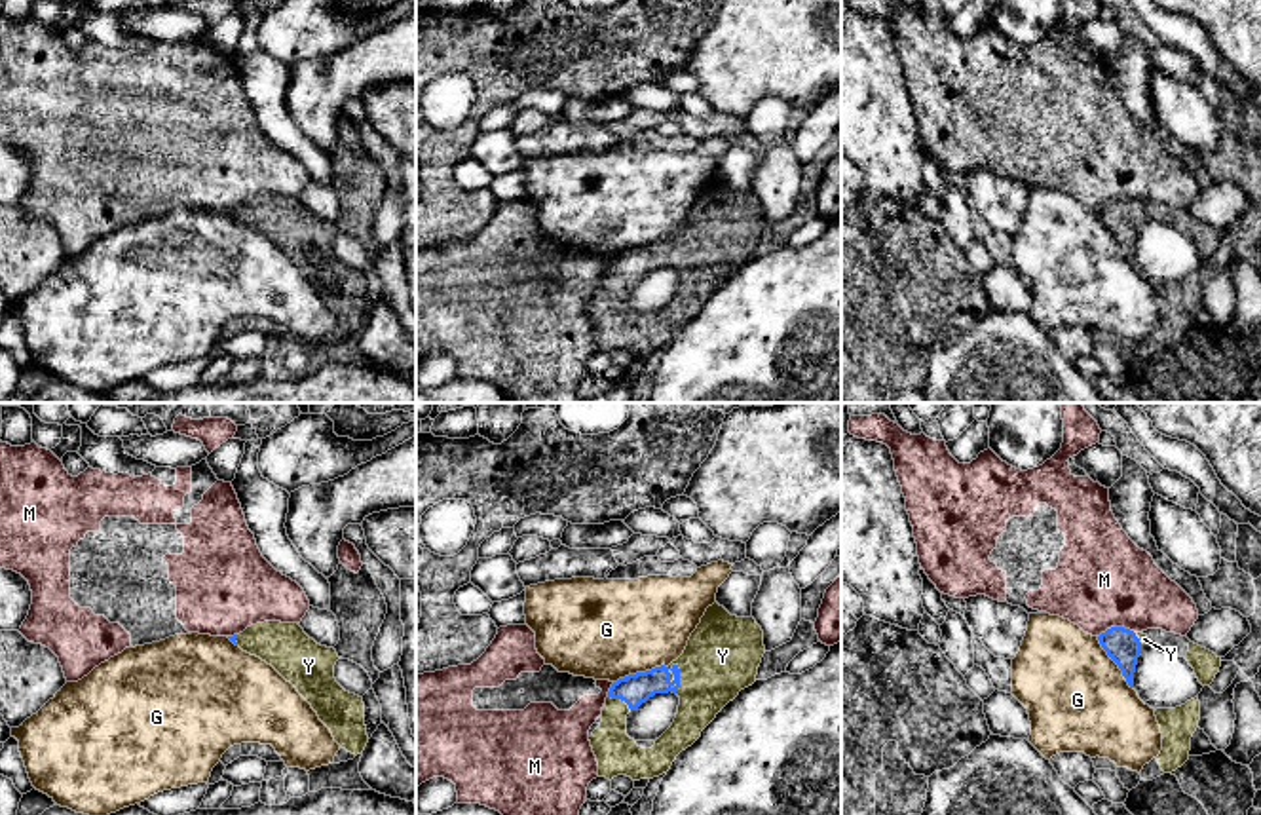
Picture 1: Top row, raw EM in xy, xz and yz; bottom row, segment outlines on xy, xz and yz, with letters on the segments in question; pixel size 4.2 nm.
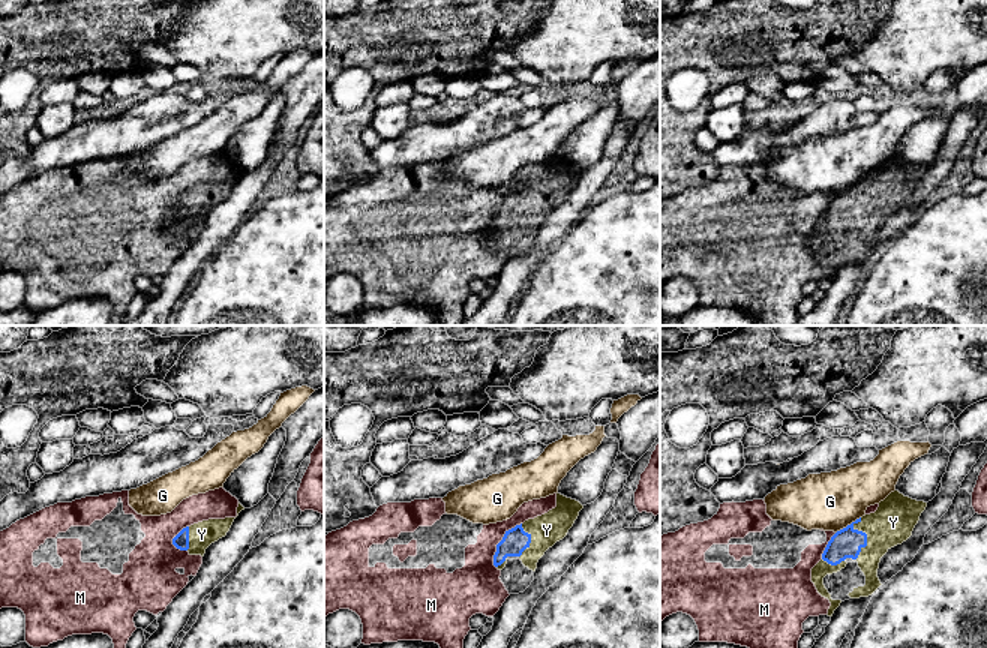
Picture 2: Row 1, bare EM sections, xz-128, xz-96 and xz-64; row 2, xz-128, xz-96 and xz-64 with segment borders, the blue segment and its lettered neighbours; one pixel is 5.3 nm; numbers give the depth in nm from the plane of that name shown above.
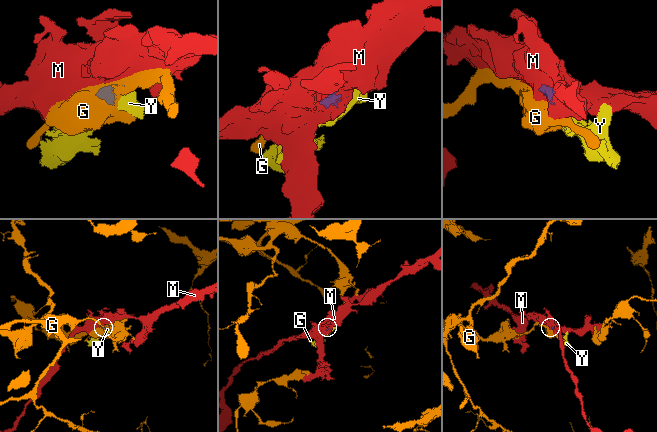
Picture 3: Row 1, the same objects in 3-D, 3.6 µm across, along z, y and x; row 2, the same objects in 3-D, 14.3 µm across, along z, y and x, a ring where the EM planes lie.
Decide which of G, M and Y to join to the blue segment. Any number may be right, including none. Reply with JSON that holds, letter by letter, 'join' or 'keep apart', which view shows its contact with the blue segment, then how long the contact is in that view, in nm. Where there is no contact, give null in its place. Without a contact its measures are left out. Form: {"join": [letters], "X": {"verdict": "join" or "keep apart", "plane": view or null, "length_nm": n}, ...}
{"join": ["Y"], "G": {"verdict": "keep apart", "plane": "xz", "length_nm": 240}, "M": {"verdict": "keep apart", "plane": "yz", "length_nm": 160}, "Y": {"verdict": "join", "plane": "xz", "length_nm": 130}}

